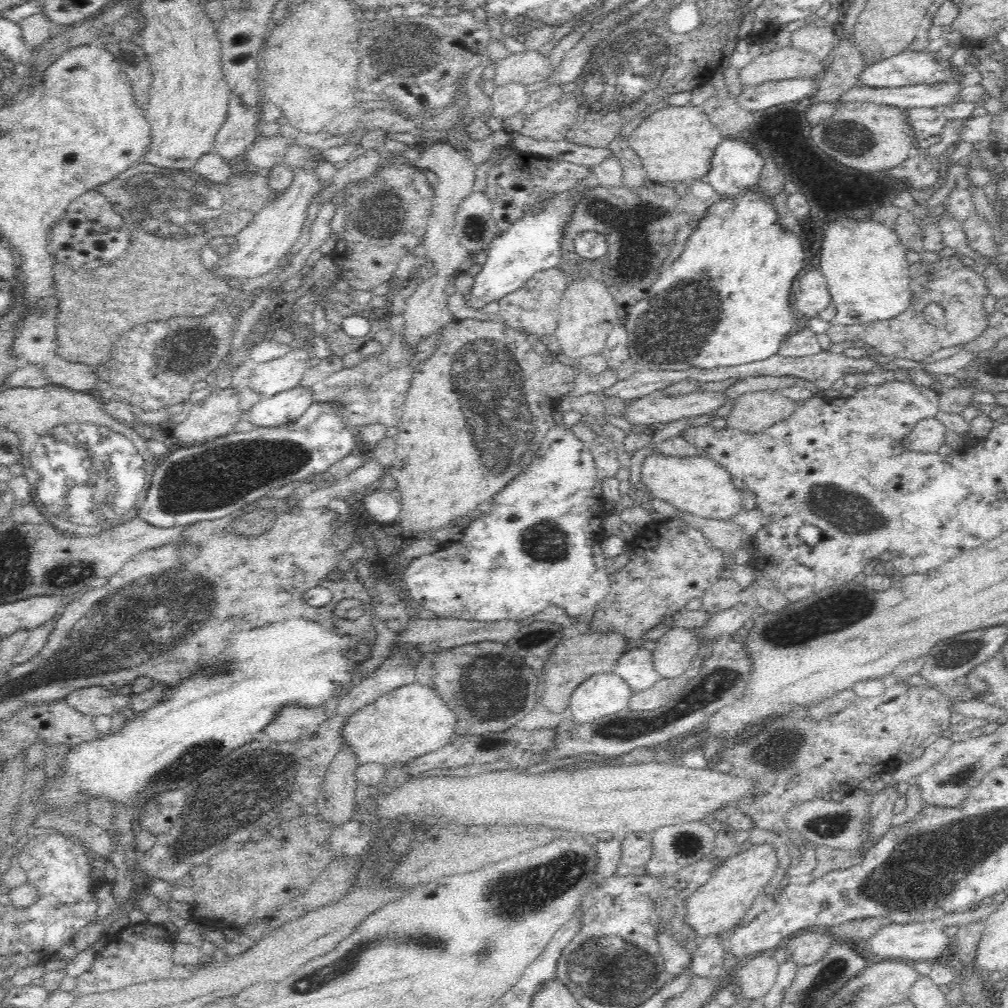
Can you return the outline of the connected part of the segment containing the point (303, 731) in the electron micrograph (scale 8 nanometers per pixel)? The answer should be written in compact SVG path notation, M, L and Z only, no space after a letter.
M322 706L320 708L284 708L276 720L266 726L262 738L275 743L294 742L294 740L306 740L316 736L322 720Z

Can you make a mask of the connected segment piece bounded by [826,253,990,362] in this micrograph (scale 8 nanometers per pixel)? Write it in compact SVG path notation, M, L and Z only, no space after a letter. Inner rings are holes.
M946 253L944 258L935 263L923 264L920 260L911 264L910 289L912 289L913 298L902 315L891 320L864 325L832 324L826 334L833 345L845 341L862 340L881 355L893 356L895 360L924 361L942 348L973 342L988 330L990 316L983 309L983 302L988 294L986 285L988 284L982 273L976 273L972 267L966 267L960 259L950 256L950 253ZM932 301L942 304L945 310L944 328L929 325L923 317L923 308Z

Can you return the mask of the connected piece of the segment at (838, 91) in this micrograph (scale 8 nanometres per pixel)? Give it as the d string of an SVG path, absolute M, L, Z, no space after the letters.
M837 29L839 40L833 48L826 70L817 79L815 94L812 96L815 102L840 102L844 92L858 85L860 74L865 69L863 54L857 43L846 40Z

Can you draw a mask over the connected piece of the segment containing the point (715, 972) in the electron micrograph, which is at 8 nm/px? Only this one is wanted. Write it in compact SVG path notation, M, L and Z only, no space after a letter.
M711 935L698 942L698 948L693 952L690 969L694 976L717 978L724 976L724 956L726 952L718 936Z

